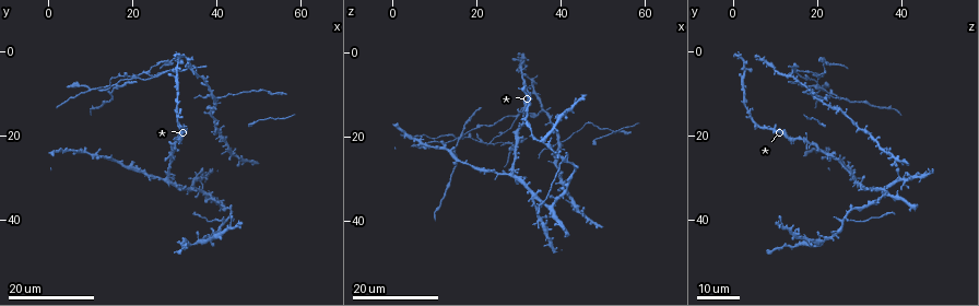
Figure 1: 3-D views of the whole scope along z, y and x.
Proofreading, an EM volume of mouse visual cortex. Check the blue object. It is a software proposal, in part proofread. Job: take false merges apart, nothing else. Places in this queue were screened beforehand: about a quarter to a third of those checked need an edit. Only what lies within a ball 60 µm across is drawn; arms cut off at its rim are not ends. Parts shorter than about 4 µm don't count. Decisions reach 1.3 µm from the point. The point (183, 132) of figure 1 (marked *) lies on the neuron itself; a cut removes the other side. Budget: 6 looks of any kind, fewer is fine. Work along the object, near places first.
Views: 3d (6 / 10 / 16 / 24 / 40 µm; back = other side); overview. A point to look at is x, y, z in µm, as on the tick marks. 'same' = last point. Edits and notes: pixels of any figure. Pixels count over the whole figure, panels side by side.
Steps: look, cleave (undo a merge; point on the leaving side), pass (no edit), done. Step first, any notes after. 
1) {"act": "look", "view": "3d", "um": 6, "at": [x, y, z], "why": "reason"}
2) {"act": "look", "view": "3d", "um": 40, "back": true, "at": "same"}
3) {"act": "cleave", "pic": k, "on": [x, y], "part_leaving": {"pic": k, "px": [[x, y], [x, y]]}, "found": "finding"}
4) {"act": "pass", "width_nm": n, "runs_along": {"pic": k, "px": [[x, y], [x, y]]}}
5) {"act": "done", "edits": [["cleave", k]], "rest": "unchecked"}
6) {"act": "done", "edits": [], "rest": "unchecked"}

{"act": "look", "view": "3d", "um": 16, "at": [35.5, 45.5, 21.0], "why": "four-way junction"}

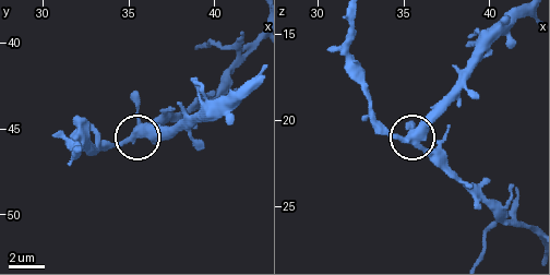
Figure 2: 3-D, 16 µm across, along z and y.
{"act": "look", "view": "3d", "um": 10, "at": [35.5, 45.4, 20.9], "why": "zoom in"}

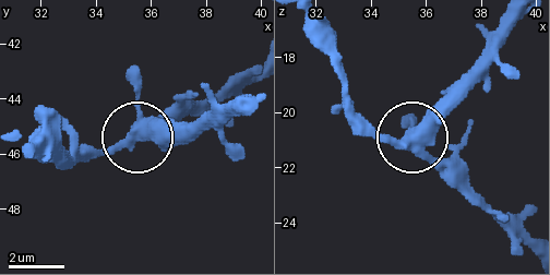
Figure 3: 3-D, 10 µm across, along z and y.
{"act": "cleave", "pic": 3, "on": [166, 122], "width_nm": 410, "found": "two neurons meet here"}

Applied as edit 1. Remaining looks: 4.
{"act": "look", "view": "overview", "why": "redraw"}

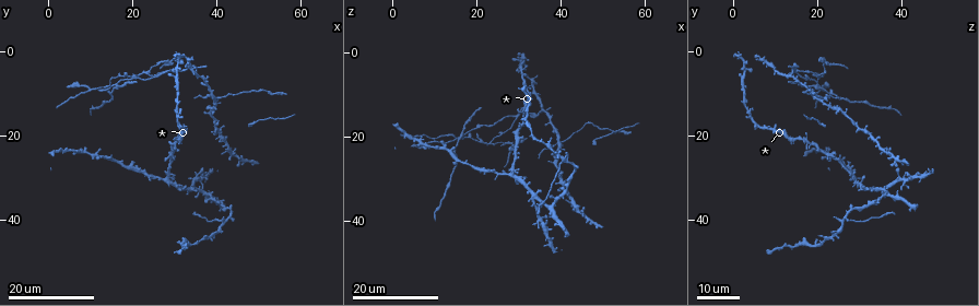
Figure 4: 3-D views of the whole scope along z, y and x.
{"act": "look", "view": "3d", "um": 24, "at": [41.5, 40.0, 25.0], "why": "four-way junction"}

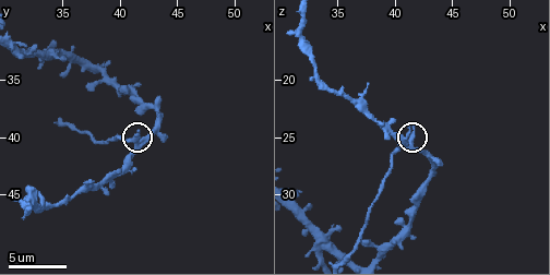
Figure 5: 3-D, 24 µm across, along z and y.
{"act": "look", "view": "3d", "um": 10, "at": [41.4, 40.4, 25.6]}

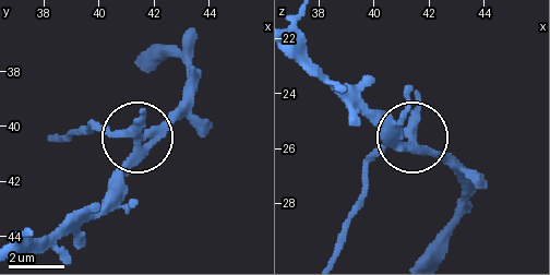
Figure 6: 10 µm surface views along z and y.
{"act": "cleave", "pic": 6, "on": [144, 108], "side_arm_um": 17, "part_leaving": {"pic": 6, "px": [[136, 128], [57, 134]]}, "found": "two neurons meet here"}

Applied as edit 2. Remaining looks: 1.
{"act": "done", "edits": [["cleave", 3], ["cleave", 6]], "rest": "unchecked"}

